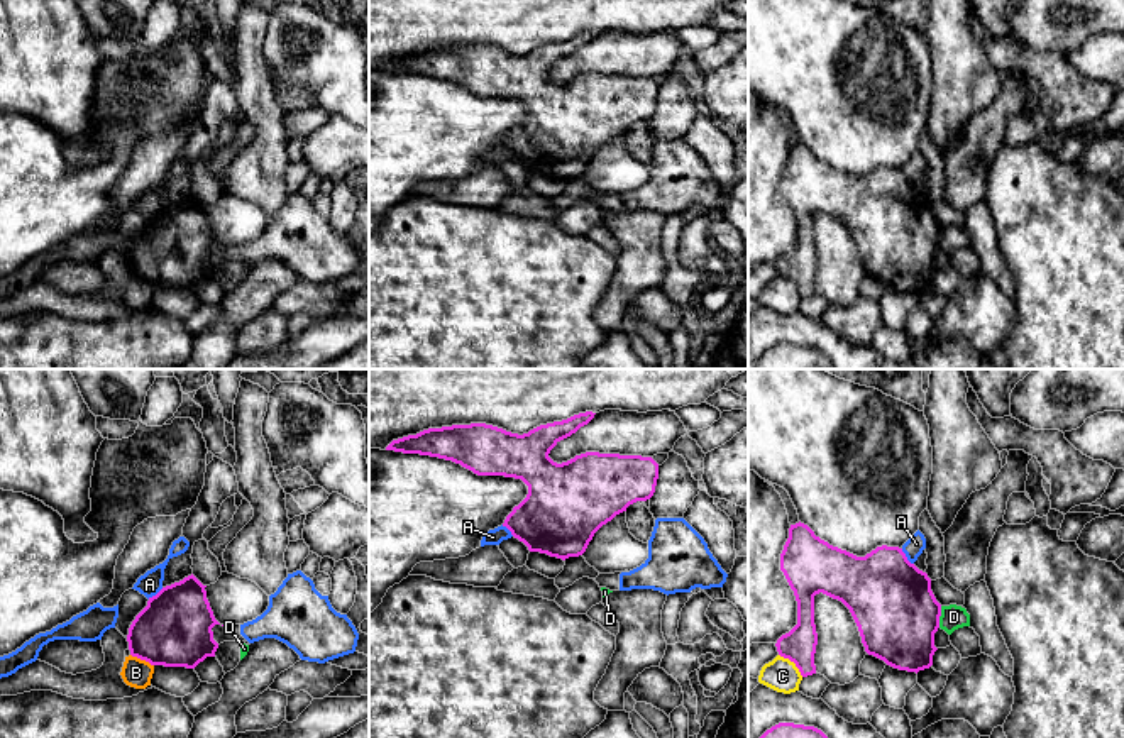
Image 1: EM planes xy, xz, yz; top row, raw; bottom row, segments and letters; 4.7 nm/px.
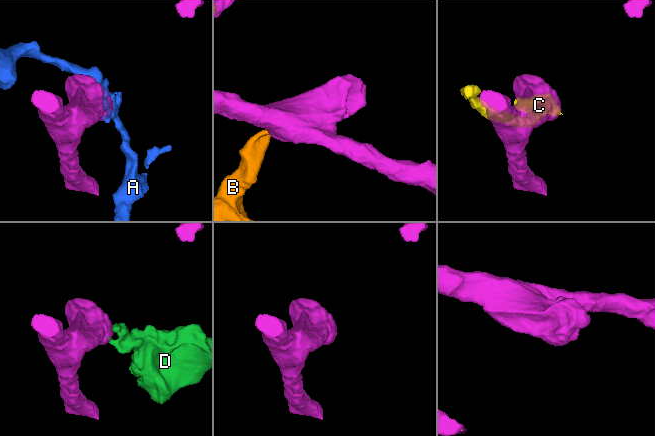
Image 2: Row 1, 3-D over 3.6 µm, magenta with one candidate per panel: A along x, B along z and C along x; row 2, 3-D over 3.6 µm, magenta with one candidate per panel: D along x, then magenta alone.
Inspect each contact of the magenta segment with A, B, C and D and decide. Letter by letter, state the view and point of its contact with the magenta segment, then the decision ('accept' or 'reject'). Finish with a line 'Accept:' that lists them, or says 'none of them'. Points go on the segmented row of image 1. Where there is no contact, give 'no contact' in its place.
A: contact yz (906, 557); reject
B: contact xy (143, 659); reject
C: contact yz (793, 660); reject
D: contact yz (940, 615); reject
Accept: none of them

